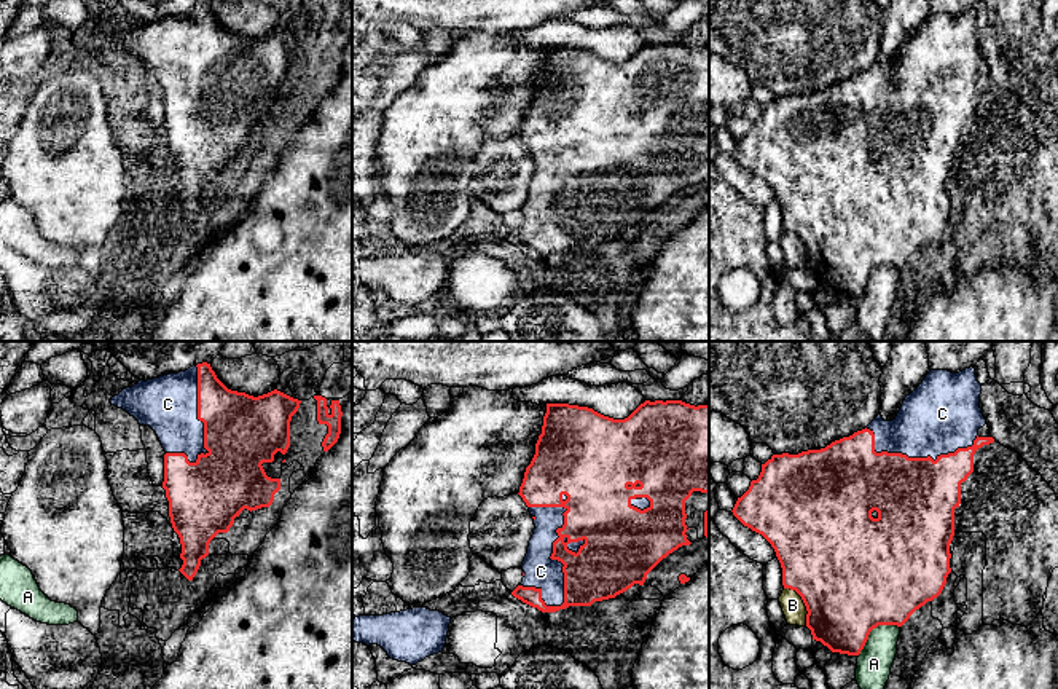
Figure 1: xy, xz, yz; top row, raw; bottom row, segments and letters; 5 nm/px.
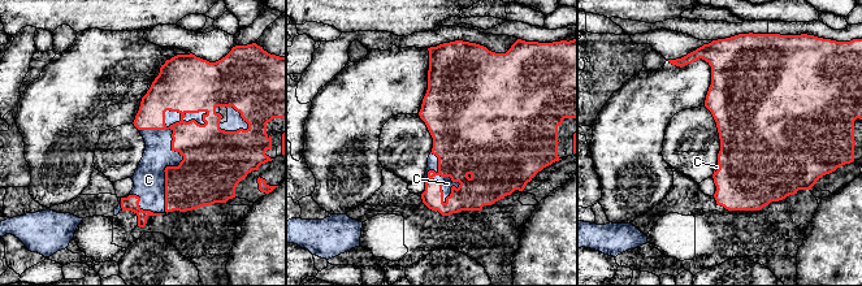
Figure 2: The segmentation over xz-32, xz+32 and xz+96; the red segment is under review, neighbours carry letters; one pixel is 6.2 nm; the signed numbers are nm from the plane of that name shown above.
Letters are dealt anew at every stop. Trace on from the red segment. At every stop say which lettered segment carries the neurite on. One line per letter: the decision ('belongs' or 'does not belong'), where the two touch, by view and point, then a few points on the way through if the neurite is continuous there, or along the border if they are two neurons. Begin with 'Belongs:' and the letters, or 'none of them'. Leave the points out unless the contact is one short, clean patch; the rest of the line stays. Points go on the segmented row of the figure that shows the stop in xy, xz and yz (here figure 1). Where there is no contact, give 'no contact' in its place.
Belongs: C
A: does not belong; contact yz (873, 627)
B: does not belong; contact yz (803, 602)
C: belongs; contact xz (553, 543)

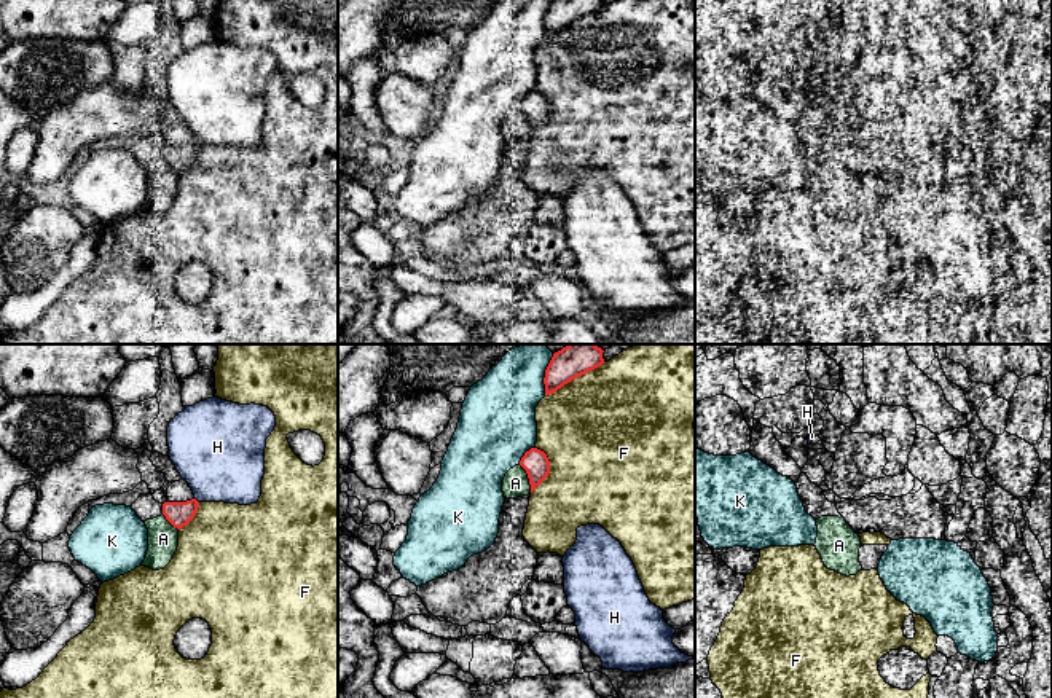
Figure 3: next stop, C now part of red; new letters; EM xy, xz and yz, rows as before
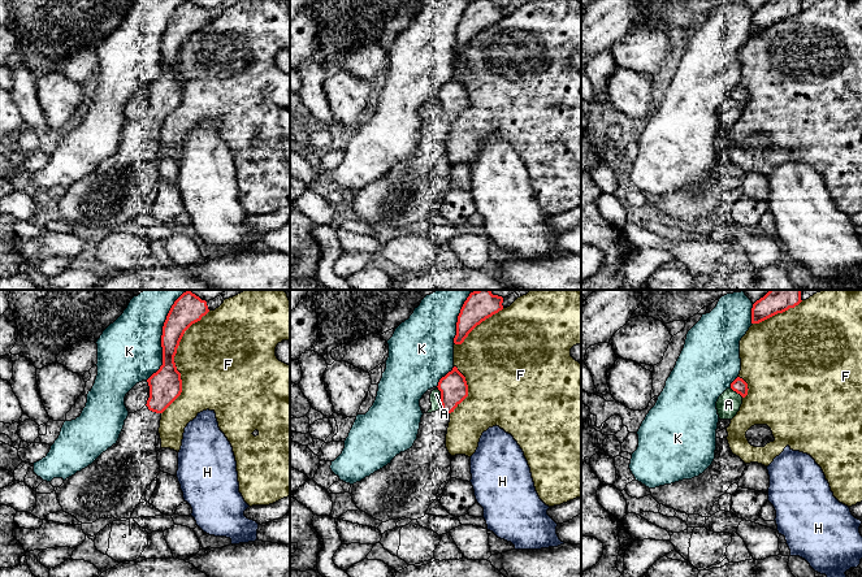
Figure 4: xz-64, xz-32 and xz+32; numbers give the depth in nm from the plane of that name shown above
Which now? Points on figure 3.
Belongs: none of them
A: does not belong; contact xz (528, 477)
F: does not belong; contact xz (574, 378)
H: does not belong; contact xy (196, 501)
K: does not belong; contact xz (545, 375)

